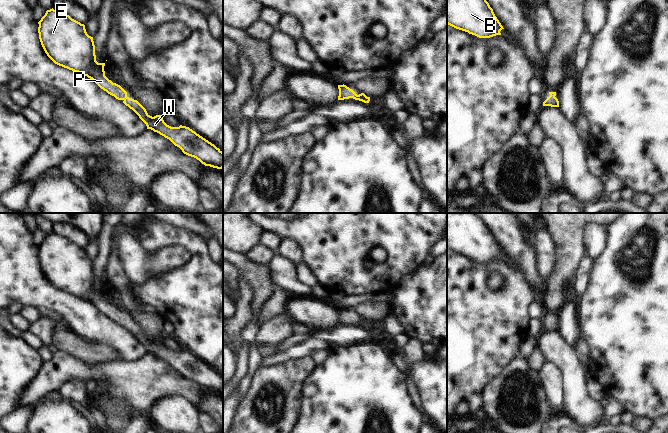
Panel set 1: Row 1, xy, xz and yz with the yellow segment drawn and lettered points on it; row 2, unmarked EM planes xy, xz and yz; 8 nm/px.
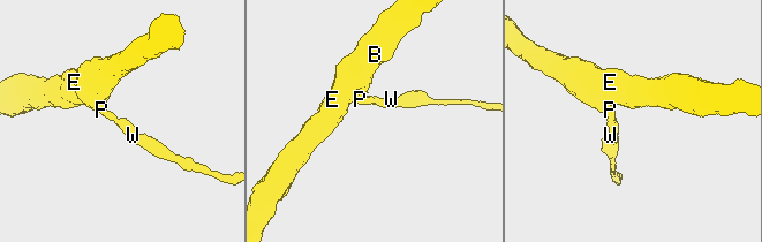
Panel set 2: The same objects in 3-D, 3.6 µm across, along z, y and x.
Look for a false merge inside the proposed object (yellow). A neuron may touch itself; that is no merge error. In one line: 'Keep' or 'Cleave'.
Keep

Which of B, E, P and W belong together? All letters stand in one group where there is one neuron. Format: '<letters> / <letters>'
B E P W

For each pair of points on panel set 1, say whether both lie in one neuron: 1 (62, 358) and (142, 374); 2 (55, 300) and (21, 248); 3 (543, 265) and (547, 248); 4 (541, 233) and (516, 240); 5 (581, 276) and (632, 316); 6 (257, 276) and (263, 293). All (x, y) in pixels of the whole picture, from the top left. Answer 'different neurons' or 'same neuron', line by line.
1: same neuron
2: same neuron
3: same neuron
4: different neurons
5: different neurons
6: same neuron

